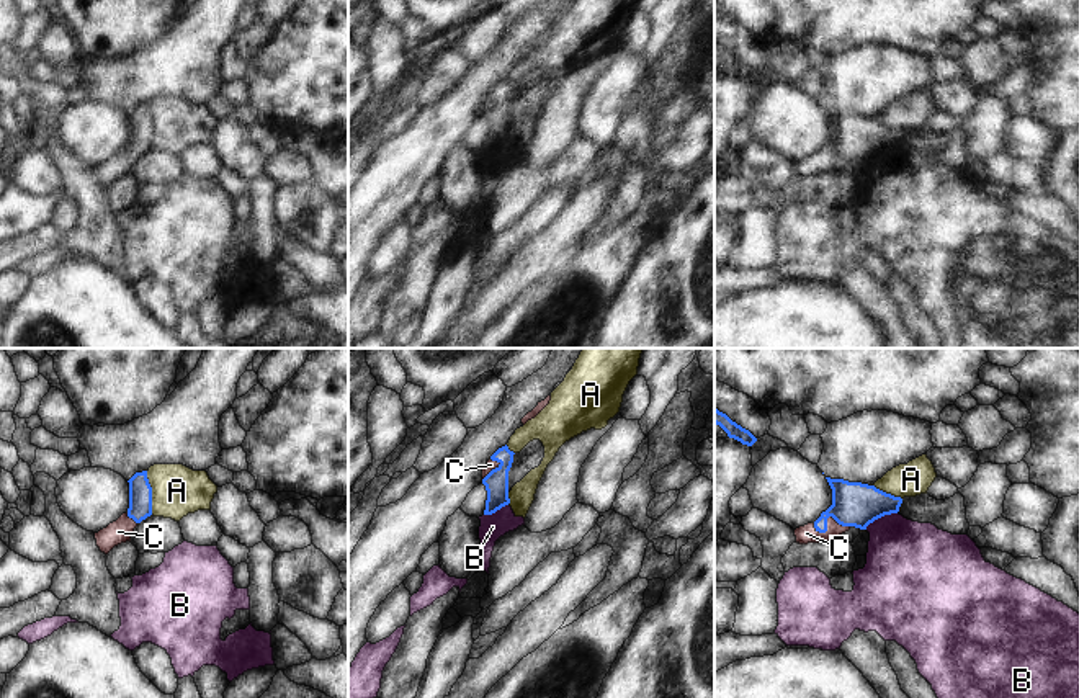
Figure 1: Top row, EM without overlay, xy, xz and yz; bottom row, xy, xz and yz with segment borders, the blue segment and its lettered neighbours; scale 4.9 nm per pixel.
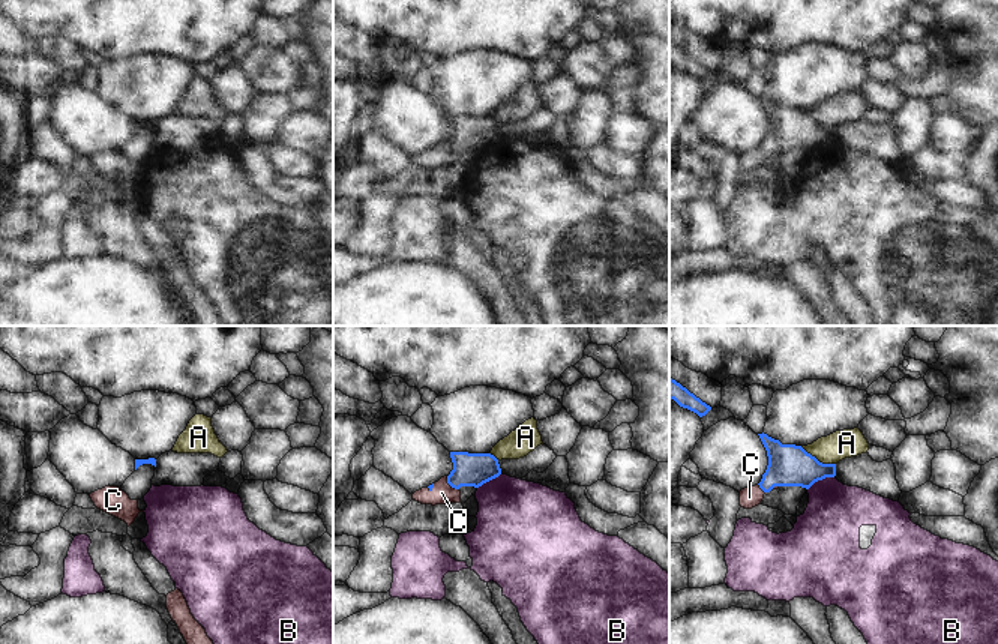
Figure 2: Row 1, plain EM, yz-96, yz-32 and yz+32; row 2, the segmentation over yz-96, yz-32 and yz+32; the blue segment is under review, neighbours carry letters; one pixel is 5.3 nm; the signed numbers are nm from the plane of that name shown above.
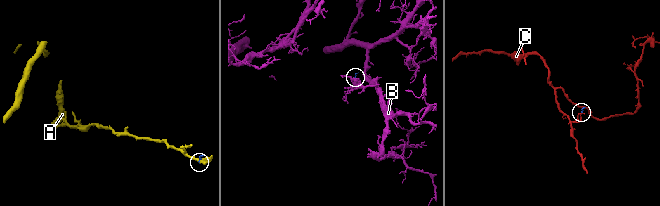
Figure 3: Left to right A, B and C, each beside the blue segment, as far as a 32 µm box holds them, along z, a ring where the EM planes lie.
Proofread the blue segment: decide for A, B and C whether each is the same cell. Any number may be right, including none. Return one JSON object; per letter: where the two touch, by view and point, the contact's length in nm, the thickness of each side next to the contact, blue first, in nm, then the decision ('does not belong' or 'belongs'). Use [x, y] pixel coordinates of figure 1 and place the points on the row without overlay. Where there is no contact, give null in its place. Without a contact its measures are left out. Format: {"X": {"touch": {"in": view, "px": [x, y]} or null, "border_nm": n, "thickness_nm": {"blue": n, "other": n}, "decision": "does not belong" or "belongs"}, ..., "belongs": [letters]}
{"A": {"touch": {"in": "xy", "px": [151, 126]}, "border_nm": 220, "thickness_nm": {"blue": 110, "other": 260}, "decision": "does not belong"}, "B": {"touch": {"in": "yz", "px": [880, 151]}, "border_nm": 180, "thickness_nm": {"blue": 220, "other": 380}, "decision": "does not belong"}, "C": {"touch": {"in": "yz", "px": [826, 154]}, "border_nm": 180, "thickness_nm": {"blue": 220, "other": 90}, "decision": "belongs"}, "belongs": ["C"]}

